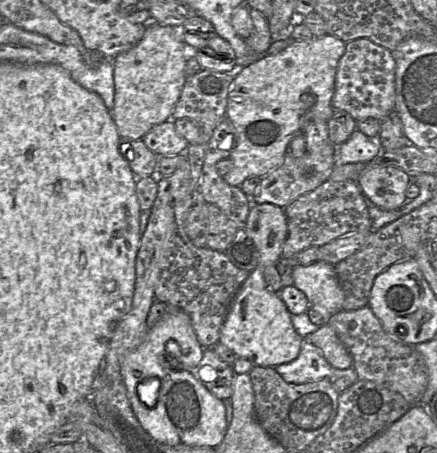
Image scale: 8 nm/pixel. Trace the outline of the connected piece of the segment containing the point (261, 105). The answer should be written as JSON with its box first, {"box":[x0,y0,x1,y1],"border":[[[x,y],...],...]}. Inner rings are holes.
{"box":[223,34,346,186],"border":[[[326,34],[321,37],[313,37],[307,40],[297,40],[291,41],[290,45],[274,55],[264,55],[263,57],[259,58],[255,62],[251,63],[250,65],[244,67],[233,79],[230,90],[228,93],[228,100],[227,100],[227,108],[226,108],[226,116],[234,126],[236,130],[236,147],[231,152],[229,158],[233,162],[232,169],[223,176],[223,179],[231,186],[240,186],[245,179],[258,176],[264,177],[270,172],[279,168],[285,159],[287,154],[287,147],[290,141],[300,135],[304,134],[305,128],[312,120],[324,120],[328,122],[333,115],[334,108],[332,105],[332,98],[334,95],[335,89],[335,78],[338,68],[338,63],[340,58],[345,52],[346,43],[339,39],[336,36]]]}

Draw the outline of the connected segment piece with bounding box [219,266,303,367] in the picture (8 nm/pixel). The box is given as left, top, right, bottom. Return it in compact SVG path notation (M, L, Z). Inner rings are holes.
M257 266L237 292L223 322L219 342L237 357L246 358L254 365L276 367L297 358L302 339L292 325L285 303L279 294L268 289L263 268Z

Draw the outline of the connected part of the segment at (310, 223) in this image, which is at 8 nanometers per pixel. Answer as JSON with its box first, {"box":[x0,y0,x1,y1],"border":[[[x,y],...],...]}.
{"box":[282,179,373,258],"border":[[[328,179],[316,189],[301,195],[284,209],[288,236],[283,245],[282,258],[290,258],[309,247],[321,247],[346,234],[373,231],[368,200],[357,182],[353,180],[332,181]]]}

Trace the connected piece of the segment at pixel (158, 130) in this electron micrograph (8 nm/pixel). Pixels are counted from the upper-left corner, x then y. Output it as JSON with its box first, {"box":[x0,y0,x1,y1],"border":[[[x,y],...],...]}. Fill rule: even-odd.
{"box":[143,119,189,156],"border":[[[169,119],[155,125],[143,138],[145,145],[158,156],[175,156],[185,153],[189,142],[175,127],[175,120]]]}

